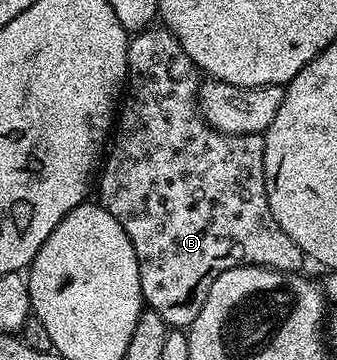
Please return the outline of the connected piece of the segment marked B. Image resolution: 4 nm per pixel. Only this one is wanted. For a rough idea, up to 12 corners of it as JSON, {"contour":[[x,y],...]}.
{"contour":[[164,28],[129,43],[100,205],[144,305],[188,328],[240,266],[307,259],[264,134],[201,117]]}

